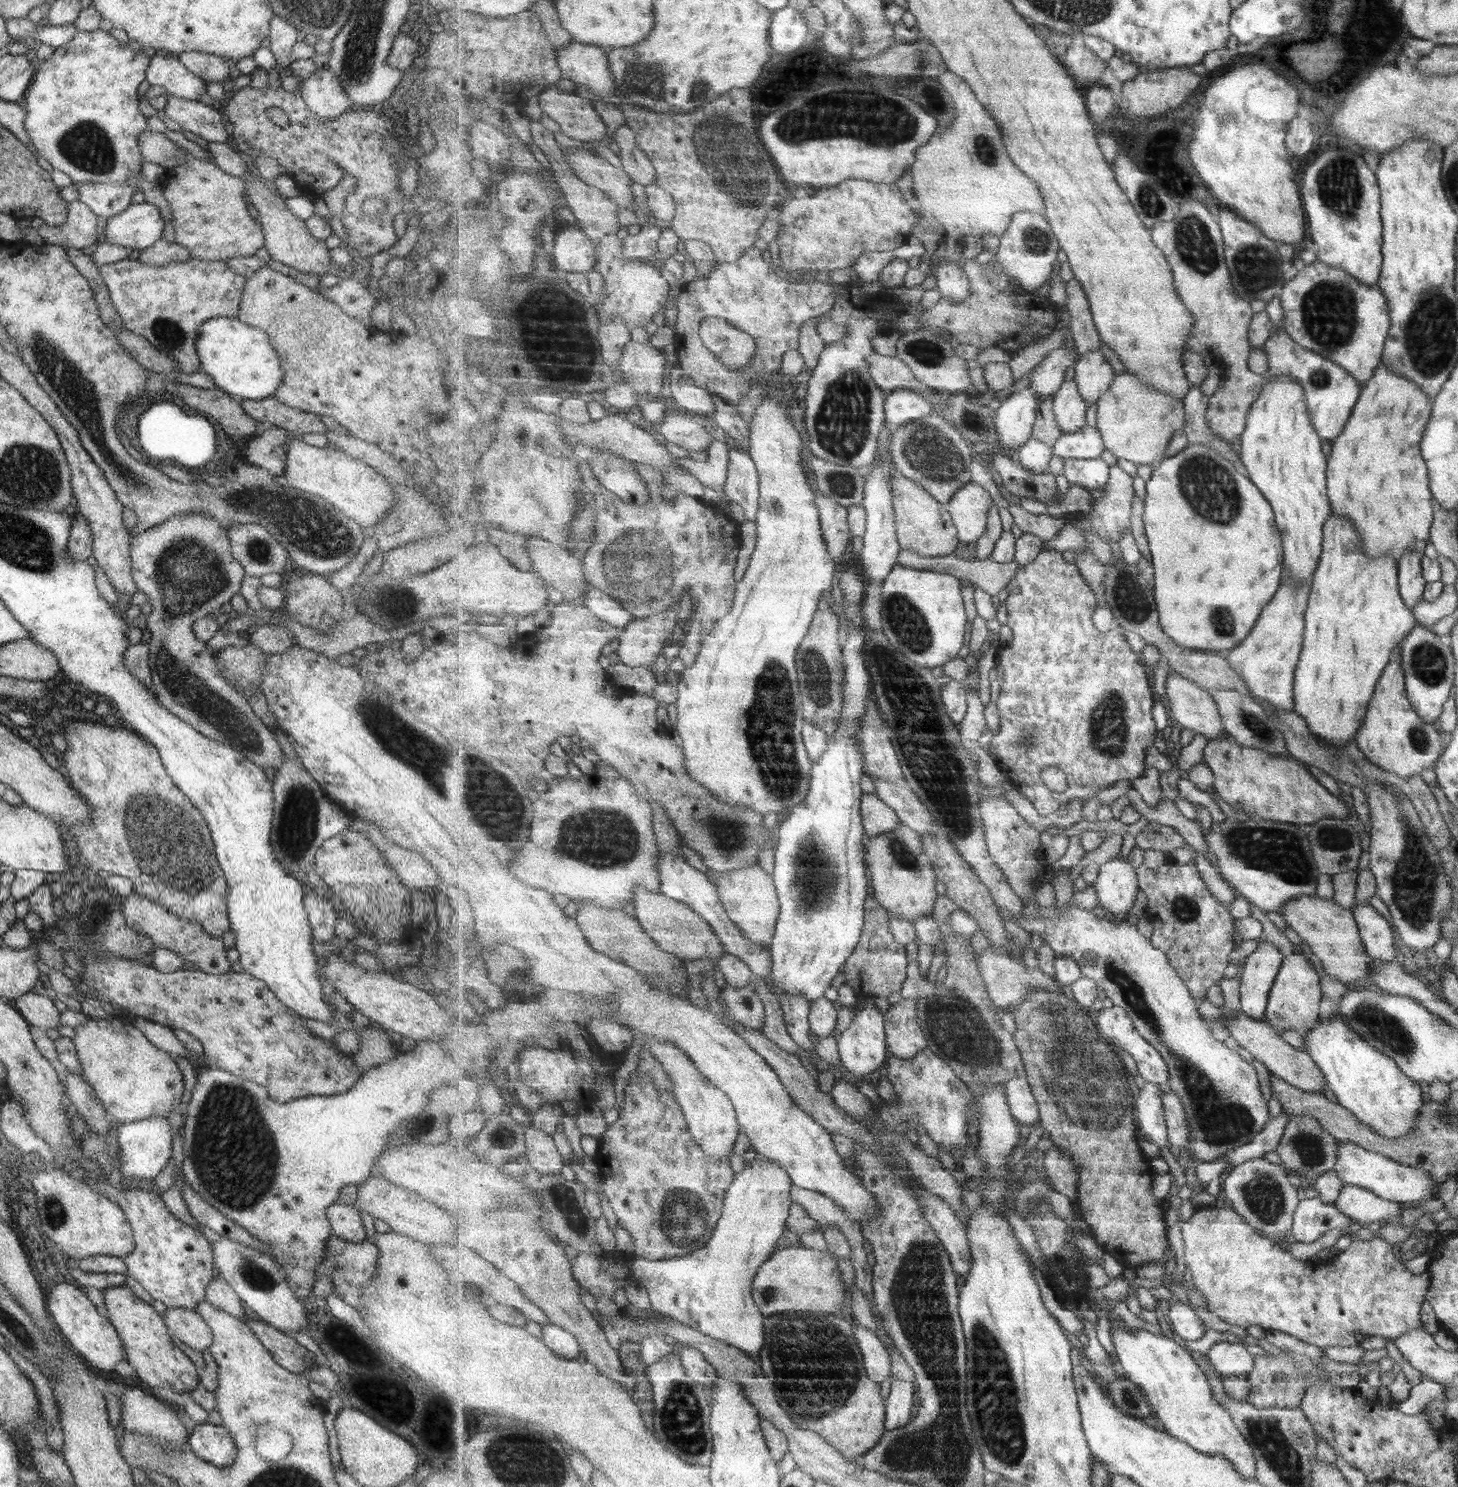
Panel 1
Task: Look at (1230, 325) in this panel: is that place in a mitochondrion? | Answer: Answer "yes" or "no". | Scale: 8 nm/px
no

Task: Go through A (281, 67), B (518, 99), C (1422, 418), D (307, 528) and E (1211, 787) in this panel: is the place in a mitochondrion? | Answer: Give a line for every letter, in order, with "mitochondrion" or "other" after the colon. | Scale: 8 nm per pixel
A: other
B: other
C: other
D: mitochondrion
E: other

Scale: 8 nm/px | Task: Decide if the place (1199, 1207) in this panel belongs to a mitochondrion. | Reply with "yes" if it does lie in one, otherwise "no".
no

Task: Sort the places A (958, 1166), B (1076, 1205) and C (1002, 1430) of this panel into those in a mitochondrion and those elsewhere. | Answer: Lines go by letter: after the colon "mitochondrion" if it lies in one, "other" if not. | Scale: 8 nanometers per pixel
A: other
B: other
C: mitochondrion

